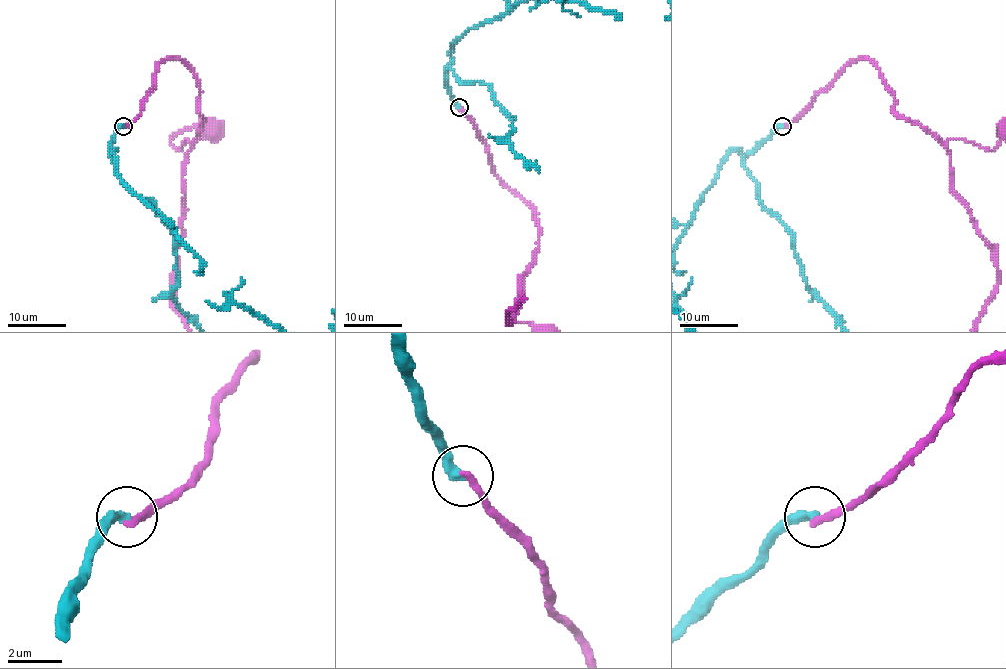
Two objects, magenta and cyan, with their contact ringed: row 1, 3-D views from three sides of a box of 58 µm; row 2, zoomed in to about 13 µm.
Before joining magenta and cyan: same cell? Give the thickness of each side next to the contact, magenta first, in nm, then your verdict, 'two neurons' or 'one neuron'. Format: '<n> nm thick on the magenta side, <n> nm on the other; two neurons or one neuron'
320 nm thick on the magenta side, 400 nm on the other; two neurons

